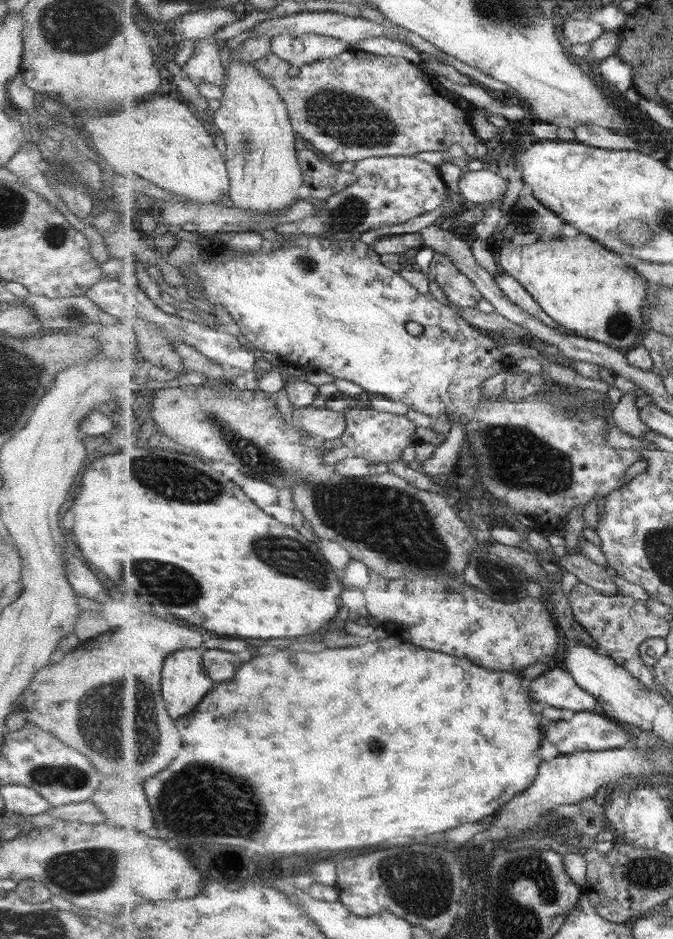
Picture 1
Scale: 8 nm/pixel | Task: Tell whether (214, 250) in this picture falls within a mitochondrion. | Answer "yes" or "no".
no

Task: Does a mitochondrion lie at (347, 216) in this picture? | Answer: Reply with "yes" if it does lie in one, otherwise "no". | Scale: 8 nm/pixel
yes

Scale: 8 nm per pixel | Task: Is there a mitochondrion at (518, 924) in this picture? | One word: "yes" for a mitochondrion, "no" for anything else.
yes

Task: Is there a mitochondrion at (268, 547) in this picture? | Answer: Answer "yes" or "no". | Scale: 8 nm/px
yes

